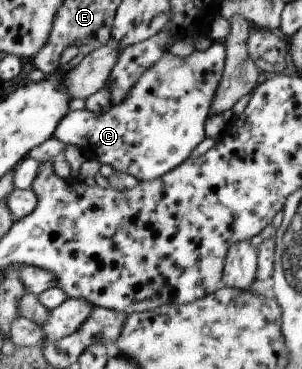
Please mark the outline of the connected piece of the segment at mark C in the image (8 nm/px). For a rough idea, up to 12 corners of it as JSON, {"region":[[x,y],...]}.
{"region":[[226,46],[168,51],[54,136],[138,181],[191,157]]}

